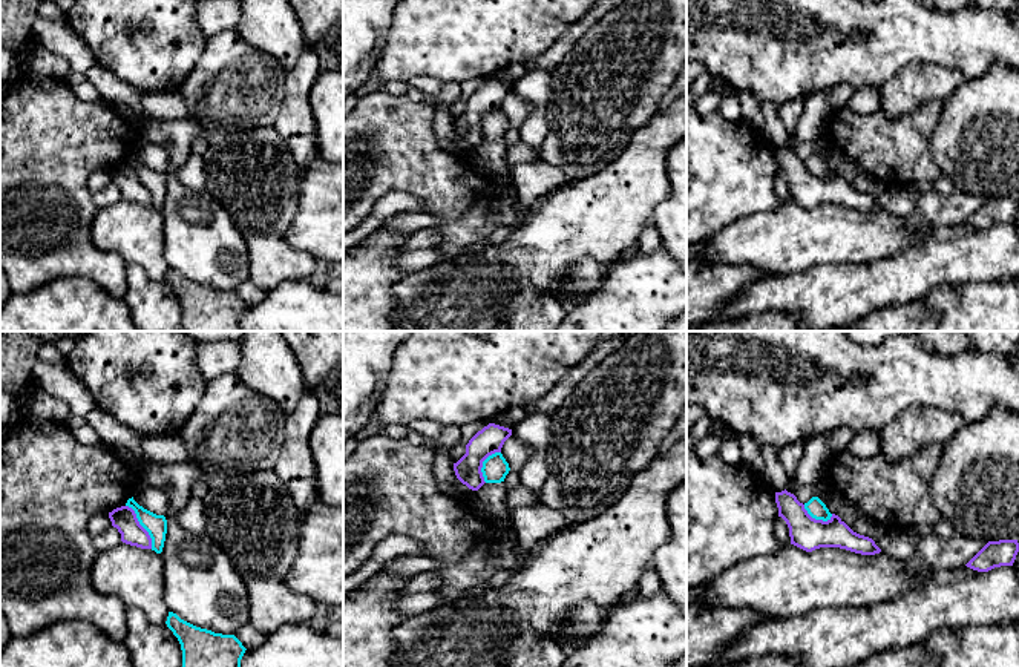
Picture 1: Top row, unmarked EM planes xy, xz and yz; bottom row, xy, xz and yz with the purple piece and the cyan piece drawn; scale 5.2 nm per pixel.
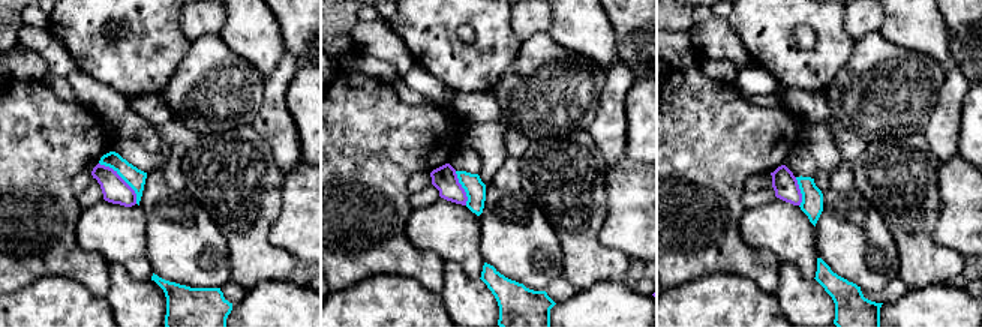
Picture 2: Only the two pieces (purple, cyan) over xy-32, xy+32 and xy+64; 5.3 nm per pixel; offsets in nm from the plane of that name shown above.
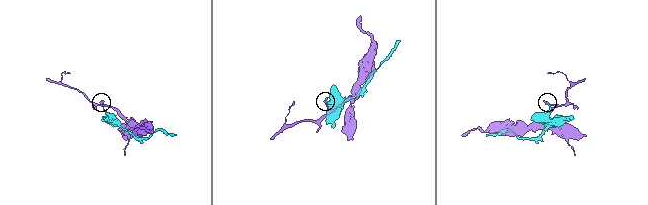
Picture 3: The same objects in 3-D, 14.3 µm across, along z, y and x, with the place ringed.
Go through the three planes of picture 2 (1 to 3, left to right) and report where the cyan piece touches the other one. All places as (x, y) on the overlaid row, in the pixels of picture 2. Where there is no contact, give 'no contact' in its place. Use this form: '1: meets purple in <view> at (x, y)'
1: meets purple in xy-32 at (123, 180)
2: meets purple in xy+32 at (462, 188)
3: meets purple in xy+64 at (799, 192)

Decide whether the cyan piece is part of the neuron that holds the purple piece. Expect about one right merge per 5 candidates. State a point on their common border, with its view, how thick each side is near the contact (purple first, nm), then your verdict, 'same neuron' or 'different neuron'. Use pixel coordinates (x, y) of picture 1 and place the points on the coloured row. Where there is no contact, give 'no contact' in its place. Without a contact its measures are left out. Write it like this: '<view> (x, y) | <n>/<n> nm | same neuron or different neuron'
xy (141, 526) | 130/110 nm | different neuron

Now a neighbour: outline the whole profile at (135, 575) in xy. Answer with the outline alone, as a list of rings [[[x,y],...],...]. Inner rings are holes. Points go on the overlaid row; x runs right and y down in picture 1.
[[[120,543],[100,552],[92,564],[90,581],[101,595],[115,595],[127,607],[143,610],[153,624],[165,624],[164,560],[152,549]]]

